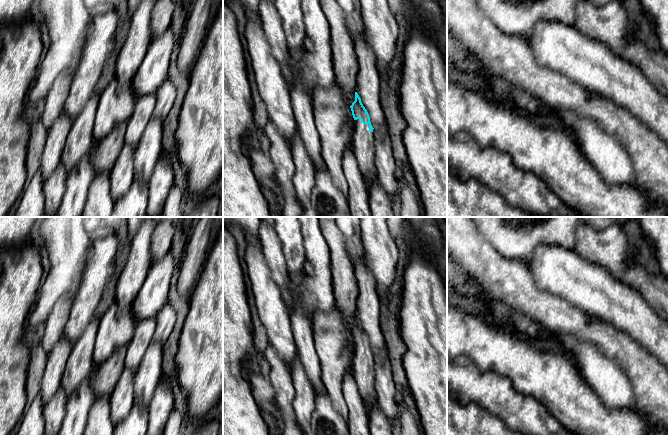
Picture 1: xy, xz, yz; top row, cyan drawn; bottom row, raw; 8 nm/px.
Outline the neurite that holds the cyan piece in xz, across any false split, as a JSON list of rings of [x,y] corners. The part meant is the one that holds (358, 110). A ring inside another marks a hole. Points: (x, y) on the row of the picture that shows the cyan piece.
[[[357,92],[355,101],[350,106],[354,118],[354,130],[351,148],[355,154],[359,169],[369,187],[376,179],[375,158],[375,137],[370,117],[363,106]]]

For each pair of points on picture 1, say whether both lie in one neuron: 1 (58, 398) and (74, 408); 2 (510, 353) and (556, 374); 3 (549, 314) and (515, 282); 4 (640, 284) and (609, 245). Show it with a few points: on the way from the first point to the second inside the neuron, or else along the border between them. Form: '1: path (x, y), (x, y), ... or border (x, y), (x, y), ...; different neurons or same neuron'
1: border (68, 396), (65, 416), (61, 424); different neurons
2: path (521, 361), (534, 372), (545, 374); same neuron
3: path (541, 306), (523, 290); same neuron
4: path (631, 274), (614, 255); same neuron

